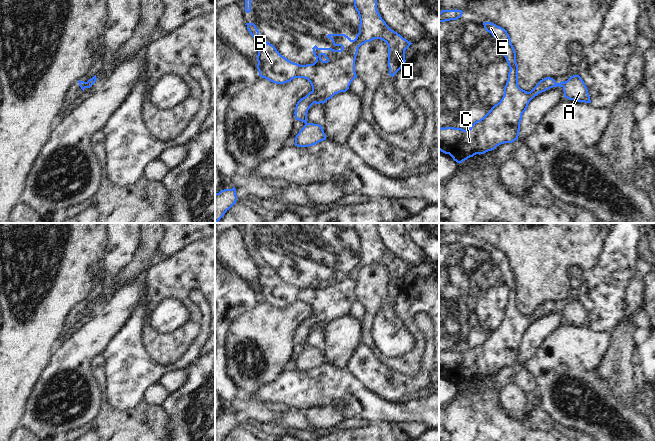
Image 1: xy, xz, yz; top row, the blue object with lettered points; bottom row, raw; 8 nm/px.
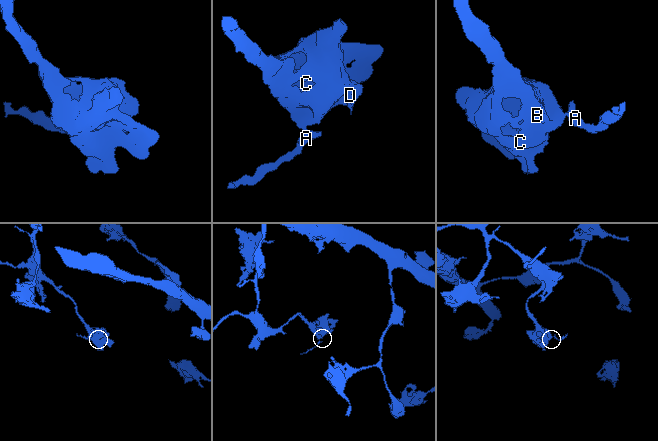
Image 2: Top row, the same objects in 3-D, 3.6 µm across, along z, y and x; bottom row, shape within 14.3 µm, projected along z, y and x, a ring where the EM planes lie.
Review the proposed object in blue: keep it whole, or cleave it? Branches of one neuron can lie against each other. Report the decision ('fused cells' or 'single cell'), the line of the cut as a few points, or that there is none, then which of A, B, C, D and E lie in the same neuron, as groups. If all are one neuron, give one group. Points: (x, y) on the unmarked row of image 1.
fused cells; cut in yz along (565, 306), (562, 310); A / B C D E

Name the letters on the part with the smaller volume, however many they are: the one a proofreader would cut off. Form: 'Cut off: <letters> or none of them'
Cut off: A

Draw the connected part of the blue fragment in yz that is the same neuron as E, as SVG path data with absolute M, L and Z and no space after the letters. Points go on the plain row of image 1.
M483 246L487 256L498 265L510 295L502 323L468 354L454 351L439 351L439 374L449 378L454 385L462 387L476 378L484 378L504 367L518 363L522 338L529 326L538 318L553 311L563 311L565 306L556 307L546 301L527 316L518 309L516 276L507 255L491 246Z

